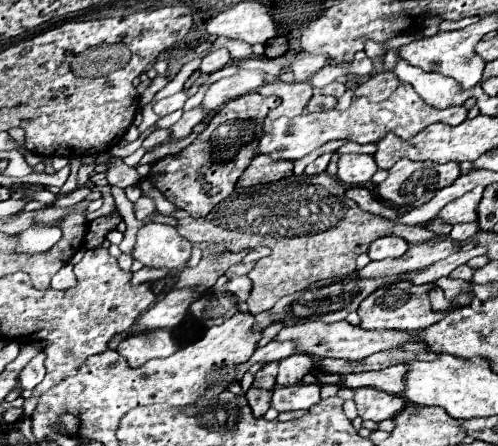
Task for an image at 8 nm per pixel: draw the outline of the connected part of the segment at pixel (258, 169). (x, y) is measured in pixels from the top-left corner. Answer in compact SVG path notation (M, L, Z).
M258 155L252 159L248 169L240 175L236 187L254 187L260 183L272 183L272 181L278 181L290 175L292 175L290 161L274 161L264 155Z

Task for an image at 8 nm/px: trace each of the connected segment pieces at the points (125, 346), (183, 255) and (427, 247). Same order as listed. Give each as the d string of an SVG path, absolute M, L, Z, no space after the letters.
M156 329L156 331L144 331L136 335L128 335L120 345L118 353L130 363L130 367L140 367L148 359L154 357L168 357L178 349L176 341L172 339L170 331Z
M146 225L138 229L132 257L148 267L166 267L170 271L180 271L190 259L192 243L178 235L170 225Z
M450 237L444 239L432 239L422 245L412 245L402 257L384 259L384 261L370 261L360 275L362 277L382 277L382 275L398 275L414 269L424 269L440 259L446 259L448 255L462 249L462 243L452 241Z

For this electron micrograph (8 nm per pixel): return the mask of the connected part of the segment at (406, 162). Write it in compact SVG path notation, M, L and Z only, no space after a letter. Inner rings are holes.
M402 159L388 171L388 179L378 185L378 195L386 203L390 203L398 209L414 209L414 207L428 203L438 189L452 185L454 179L458 179L458 177L460 177L460 163L454 163L454 161L440 165L440 163L432 163L432 161Z

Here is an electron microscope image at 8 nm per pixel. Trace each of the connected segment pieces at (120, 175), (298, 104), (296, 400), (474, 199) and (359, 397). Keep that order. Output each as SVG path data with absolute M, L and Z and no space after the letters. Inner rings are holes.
M114 159L114 161L112 161L112 165L110 165L108 171L106 171L106 179L108 179L110 185L116 185L116 187L120 187L120 189L126 189L126 187L130 187L130 185L136 185L136 183L140 181L136 169L124 165L120 159Z
M274 81L274 83L266 83L258 89L260 95L278 95L282 99L282 103L272 109L268 113L270 119L278 119L282 115L286 117L296 117L304 113L304 107L308 105L314 87L310 81L304 83L282 83L282 81Z
M318 385L276 387L272 397L272 407L276 407L278 411L310 409L314 403L318 403Z
M474 187L472 191L464 193L462 197L450 201L448 205L442 207L442 211L438 213L438 219L442 219L448 225L456 225L456 223L472 223L478 219L476 207L482 199L482 187Z
M356 389L356 407L358 407L358 415L362 419L372 419L372 421L384 421L390 419L394 415L394 411L402 409L406 405L406 401L398 395L390 395L384 393L380 389Z

